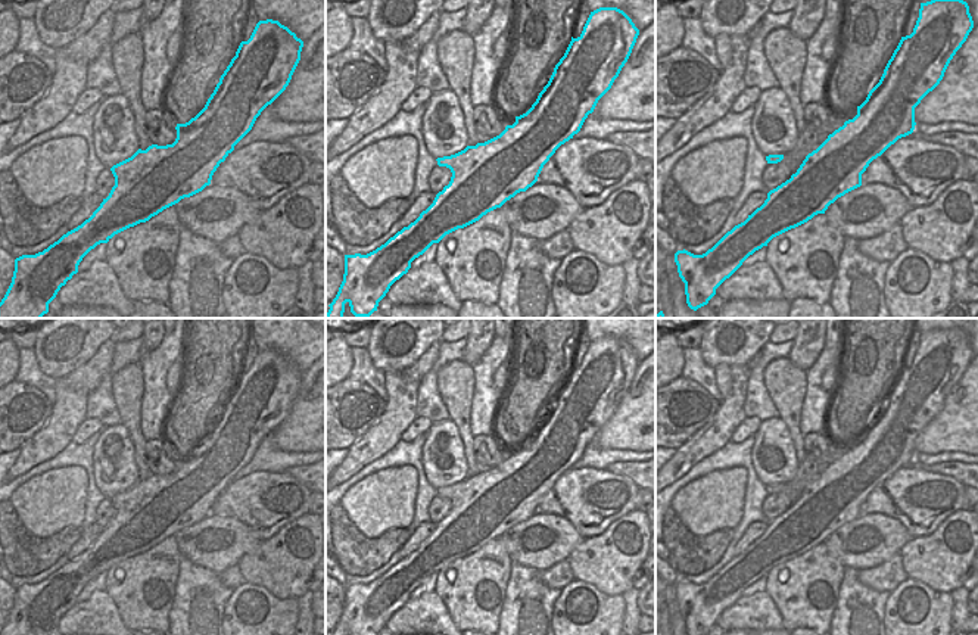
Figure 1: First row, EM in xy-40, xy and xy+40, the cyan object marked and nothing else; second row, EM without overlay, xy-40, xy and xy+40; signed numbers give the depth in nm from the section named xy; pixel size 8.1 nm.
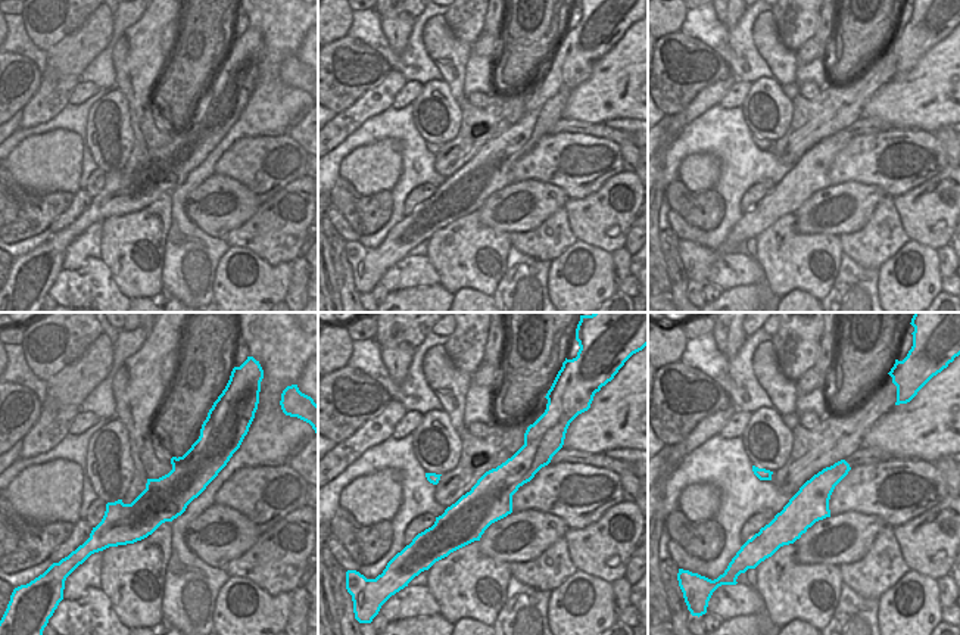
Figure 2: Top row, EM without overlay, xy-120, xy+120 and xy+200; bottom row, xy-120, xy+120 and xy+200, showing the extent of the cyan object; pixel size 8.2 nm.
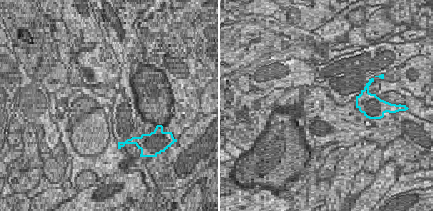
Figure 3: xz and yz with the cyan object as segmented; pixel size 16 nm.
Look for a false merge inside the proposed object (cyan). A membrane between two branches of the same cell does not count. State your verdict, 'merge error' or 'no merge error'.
no merge error

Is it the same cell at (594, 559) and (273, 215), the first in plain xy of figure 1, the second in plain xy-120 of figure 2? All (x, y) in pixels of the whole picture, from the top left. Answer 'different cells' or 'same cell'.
same cell

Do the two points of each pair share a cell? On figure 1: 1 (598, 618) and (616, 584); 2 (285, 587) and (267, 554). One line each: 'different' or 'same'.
1: different
2: same

